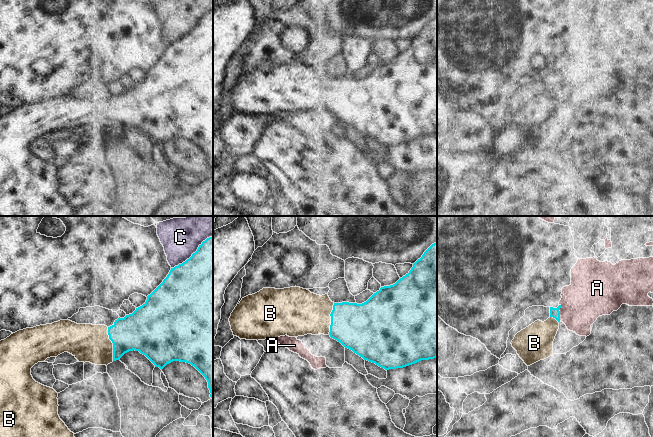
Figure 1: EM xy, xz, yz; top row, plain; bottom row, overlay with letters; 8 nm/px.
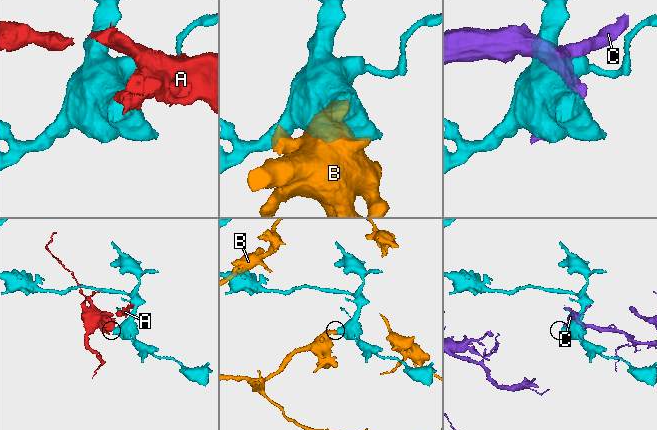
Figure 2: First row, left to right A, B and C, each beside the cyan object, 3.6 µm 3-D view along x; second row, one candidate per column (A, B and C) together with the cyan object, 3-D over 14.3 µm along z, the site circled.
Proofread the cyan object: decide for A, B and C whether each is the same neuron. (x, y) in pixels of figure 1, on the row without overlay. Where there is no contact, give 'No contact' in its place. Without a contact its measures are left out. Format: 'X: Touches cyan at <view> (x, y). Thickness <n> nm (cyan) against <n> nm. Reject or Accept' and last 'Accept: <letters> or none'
A: Touches cyan at yz (559, 88). Thickness 80 nm (cyan) against 340 nm. Reject
B: Touches cyan at xy (113, 120). Thickness 320 nm (cyan) against 300 nm. Accept
C: Touches cyan at xy (192, 30). Thickness 500 nm (cyan) against 280 nm. Reject
Accept: B.

